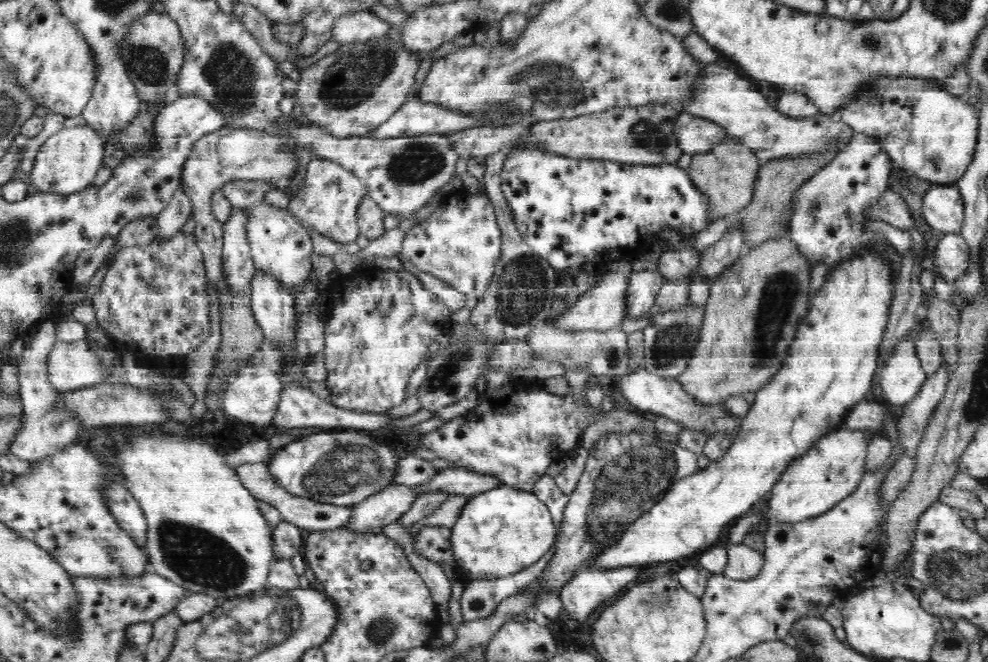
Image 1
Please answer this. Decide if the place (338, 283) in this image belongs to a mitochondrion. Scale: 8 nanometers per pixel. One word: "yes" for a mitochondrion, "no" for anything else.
no

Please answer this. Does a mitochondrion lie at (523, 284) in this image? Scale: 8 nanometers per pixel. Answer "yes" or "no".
yes

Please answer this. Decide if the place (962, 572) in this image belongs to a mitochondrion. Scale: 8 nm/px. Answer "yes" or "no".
yes

